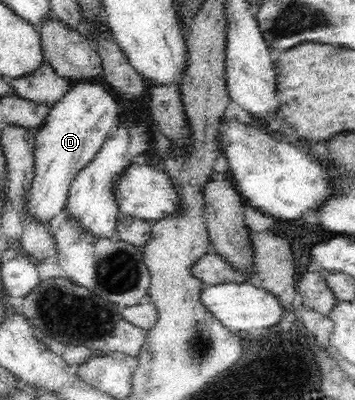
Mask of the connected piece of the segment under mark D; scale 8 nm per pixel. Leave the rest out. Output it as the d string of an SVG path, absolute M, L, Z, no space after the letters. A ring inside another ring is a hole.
M100 80L72 82L69 91L50 105L45 125L35 135L33 183L25 196L25 211L37 225L50 226L50 220L66 205L72 181L100 151L116 121L131 104L122 101Z

